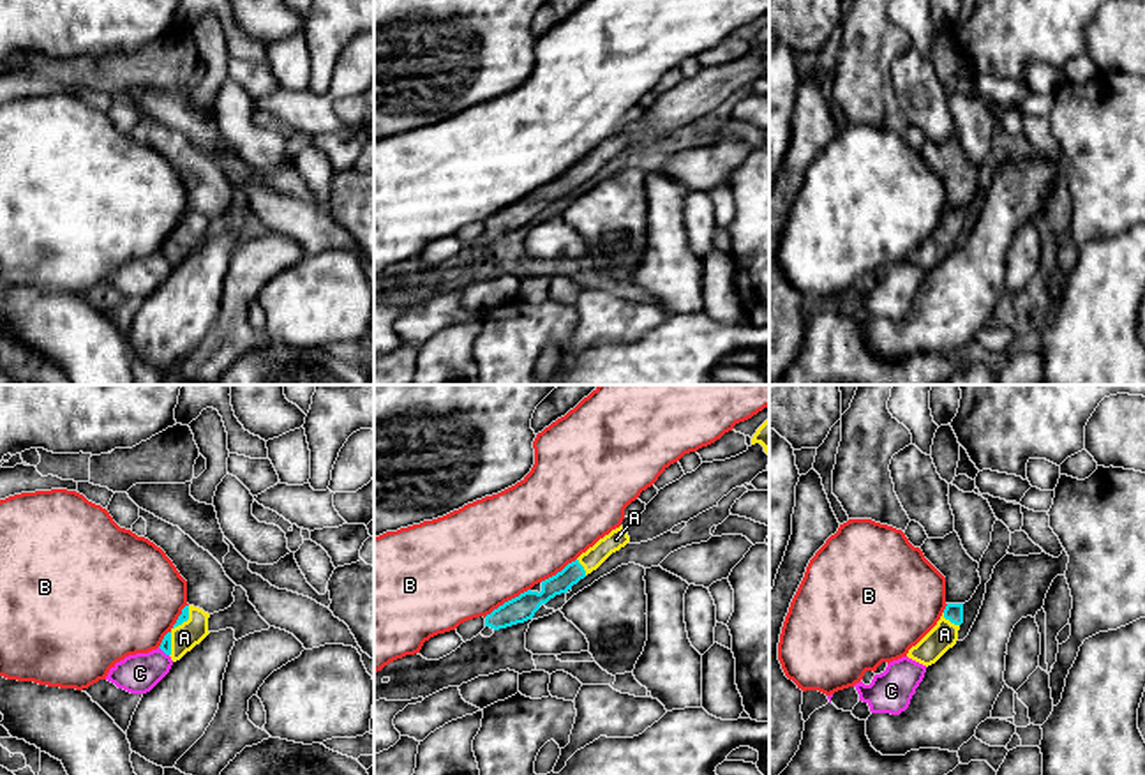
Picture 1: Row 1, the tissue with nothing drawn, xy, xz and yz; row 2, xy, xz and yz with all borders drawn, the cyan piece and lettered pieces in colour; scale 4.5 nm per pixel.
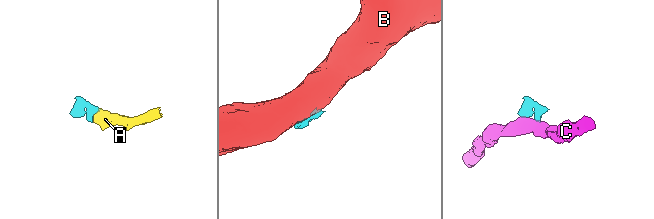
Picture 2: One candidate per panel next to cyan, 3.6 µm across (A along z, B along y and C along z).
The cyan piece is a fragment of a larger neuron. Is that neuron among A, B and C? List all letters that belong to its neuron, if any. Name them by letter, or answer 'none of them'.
A

